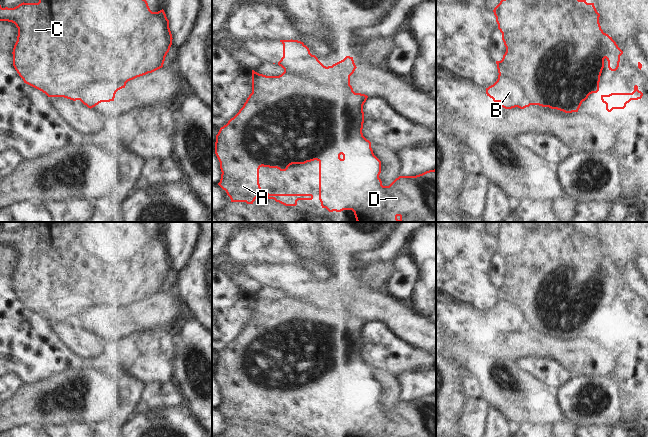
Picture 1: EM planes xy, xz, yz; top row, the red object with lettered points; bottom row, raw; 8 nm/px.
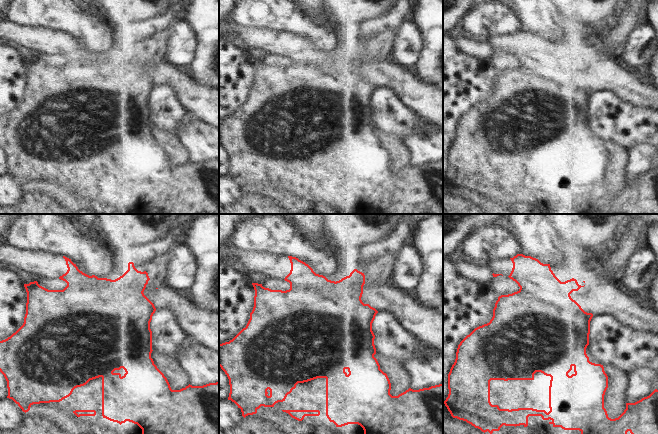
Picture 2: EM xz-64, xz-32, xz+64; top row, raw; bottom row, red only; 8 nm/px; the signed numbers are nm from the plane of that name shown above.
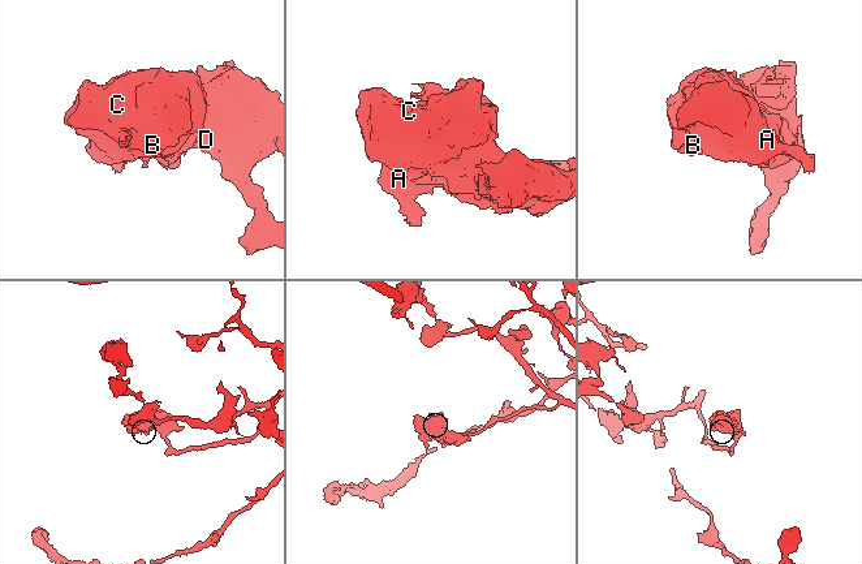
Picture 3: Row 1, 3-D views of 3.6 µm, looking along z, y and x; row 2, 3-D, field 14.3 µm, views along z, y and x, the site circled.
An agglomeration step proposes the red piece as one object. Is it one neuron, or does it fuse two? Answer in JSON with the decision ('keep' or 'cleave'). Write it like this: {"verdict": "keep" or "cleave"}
{"verdict": "cleave"}

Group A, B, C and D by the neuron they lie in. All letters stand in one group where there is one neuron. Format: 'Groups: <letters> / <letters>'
Groups: A C D / B.

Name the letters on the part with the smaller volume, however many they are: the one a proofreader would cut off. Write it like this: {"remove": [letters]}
{"remove": ["B"]}

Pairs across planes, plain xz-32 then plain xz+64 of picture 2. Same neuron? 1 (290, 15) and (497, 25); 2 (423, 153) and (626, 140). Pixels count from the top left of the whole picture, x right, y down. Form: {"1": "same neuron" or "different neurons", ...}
{"1": "same neuron", "2": "different neurons"}

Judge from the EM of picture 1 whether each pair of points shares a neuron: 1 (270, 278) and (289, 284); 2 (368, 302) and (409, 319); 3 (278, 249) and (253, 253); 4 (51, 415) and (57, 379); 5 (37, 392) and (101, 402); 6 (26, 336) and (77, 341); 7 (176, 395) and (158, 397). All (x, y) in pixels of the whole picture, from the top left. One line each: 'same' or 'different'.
1: same
2: same
3: same
4: same
5: same
6: different
7: same

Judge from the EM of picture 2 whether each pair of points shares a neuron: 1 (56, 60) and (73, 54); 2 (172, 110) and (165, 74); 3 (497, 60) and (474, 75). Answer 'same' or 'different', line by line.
1: different
2: different
3: different

